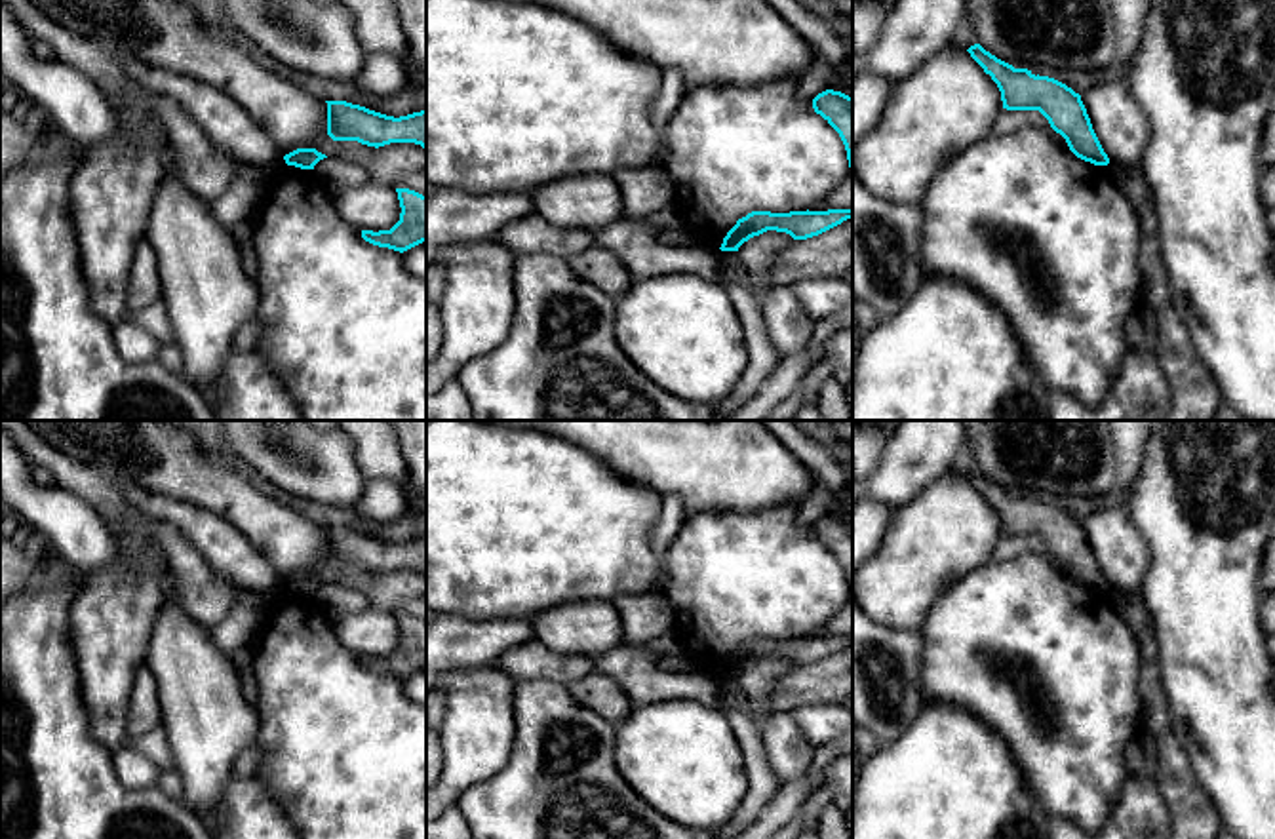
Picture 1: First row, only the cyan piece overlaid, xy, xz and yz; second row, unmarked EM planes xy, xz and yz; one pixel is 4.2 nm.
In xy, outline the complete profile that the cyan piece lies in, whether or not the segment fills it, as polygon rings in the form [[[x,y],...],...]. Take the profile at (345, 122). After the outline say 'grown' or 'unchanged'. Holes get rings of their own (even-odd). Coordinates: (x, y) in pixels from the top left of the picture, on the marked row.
[[[346,101],[327,103],[327,135],[333,141],[358,141],[367,146],[415,143],[426,148],[426,110],[386,116]]]; unchanged

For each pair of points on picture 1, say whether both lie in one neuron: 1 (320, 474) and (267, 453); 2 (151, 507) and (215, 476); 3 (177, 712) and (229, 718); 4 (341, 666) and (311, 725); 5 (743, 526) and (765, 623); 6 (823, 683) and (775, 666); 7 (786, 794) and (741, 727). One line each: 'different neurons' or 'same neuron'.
1: same neuron
2: different neurons
3: same neuron
4: same neuron
5: same neuron
6: different neurons
7: different neurons

